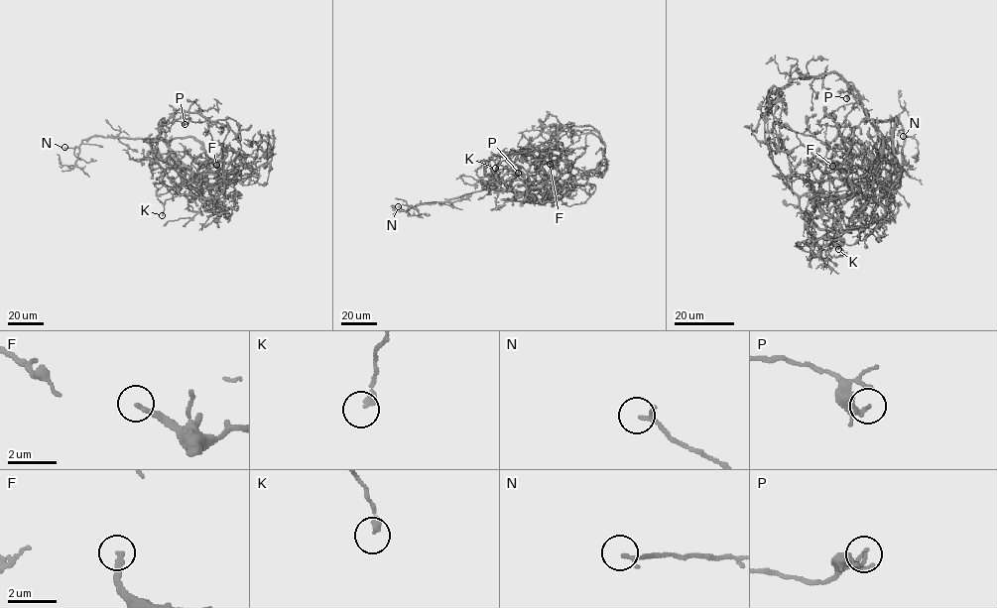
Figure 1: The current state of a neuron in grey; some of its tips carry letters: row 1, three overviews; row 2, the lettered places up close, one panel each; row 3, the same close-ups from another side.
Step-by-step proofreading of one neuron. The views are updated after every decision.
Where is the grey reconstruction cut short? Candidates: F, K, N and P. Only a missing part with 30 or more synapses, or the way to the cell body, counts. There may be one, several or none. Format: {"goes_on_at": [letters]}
{"goes_on_at": ["F"]}

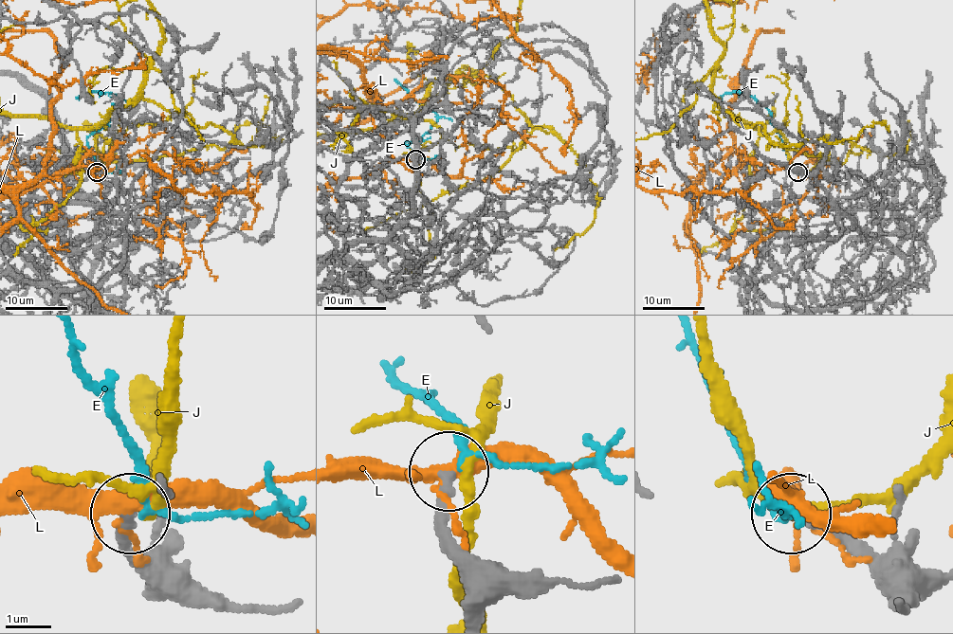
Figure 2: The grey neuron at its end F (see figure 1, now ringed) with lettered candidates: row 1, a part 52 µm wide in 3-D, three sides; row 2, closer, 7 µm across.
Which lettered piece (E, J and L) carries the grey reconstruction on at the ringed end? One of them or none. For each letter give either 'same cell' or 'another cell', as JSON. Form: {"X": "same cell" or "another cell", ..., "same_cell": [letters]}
{"E": "another cell", "J": "another cell", "L": "another cell", "same_cell": []}

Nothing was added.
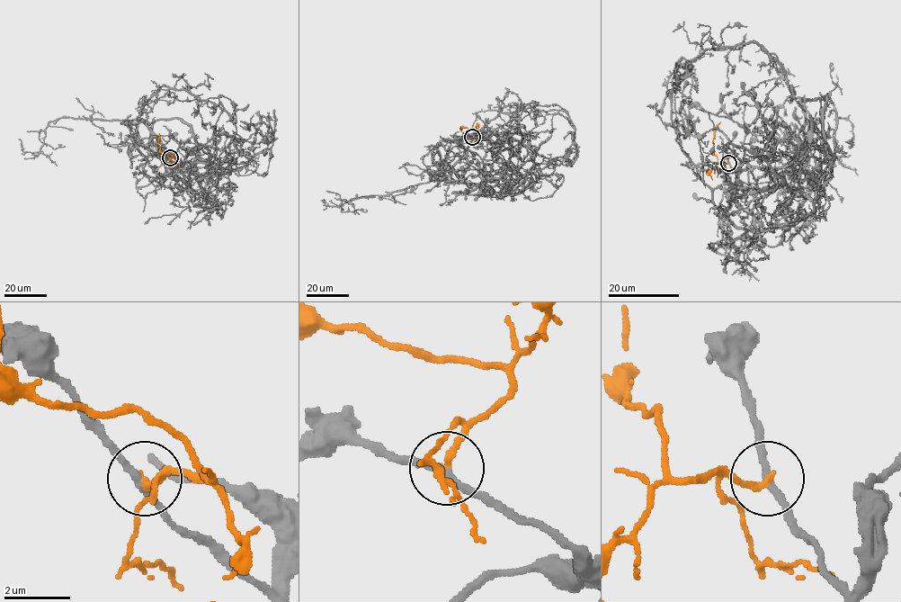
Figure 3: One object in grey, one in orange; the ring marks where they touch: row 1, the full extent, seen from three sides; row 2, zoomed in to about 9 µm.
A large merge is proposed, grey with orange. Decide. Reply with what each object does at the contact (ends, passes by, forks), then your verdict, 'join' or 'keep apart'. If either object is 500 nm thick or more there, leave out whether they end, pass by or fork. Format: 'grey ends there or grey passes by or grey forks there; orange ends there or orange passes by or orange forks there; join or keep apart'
grey passes by; orange ends there; keep apart

